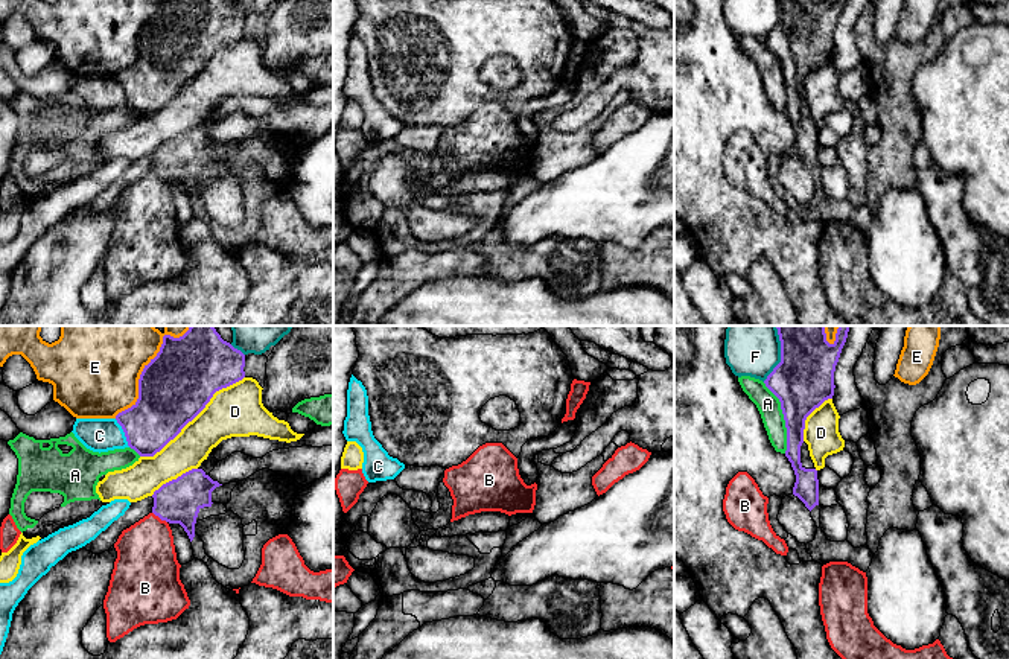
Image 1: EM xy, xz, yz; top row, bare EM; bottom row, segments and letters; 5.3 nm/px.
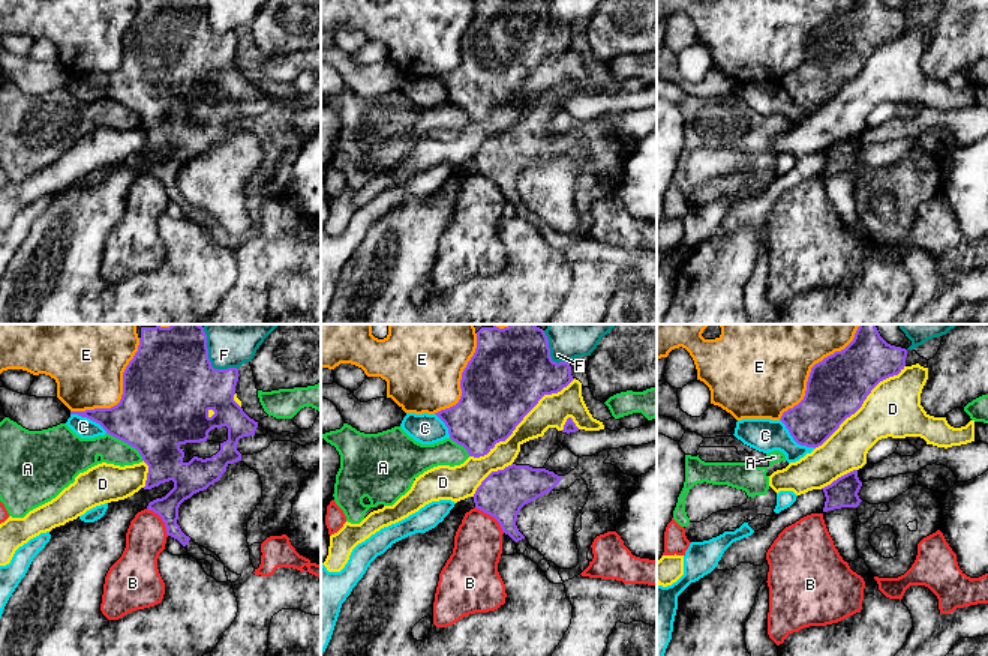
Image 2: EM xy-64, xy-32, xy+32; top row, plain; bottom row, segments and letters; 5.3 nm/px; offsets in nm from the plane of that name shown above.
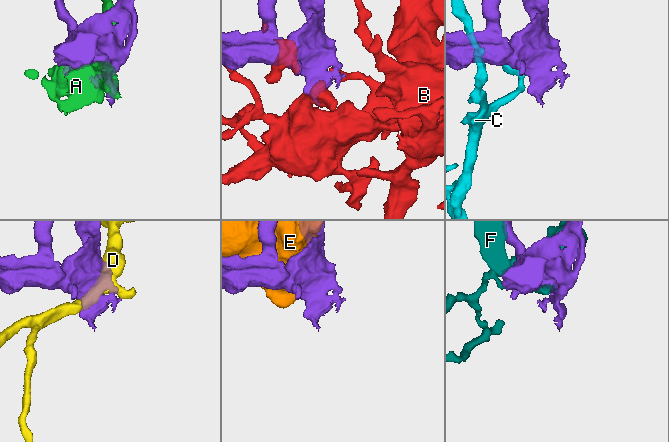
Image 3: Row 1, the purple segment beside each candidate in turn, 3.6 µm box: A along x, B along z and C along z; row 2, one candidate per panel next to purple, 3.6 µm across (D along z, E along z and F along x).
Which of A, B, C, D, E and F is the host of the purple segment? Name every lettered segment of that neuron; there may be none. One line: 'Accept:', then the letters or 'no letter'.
Accept: no letter

